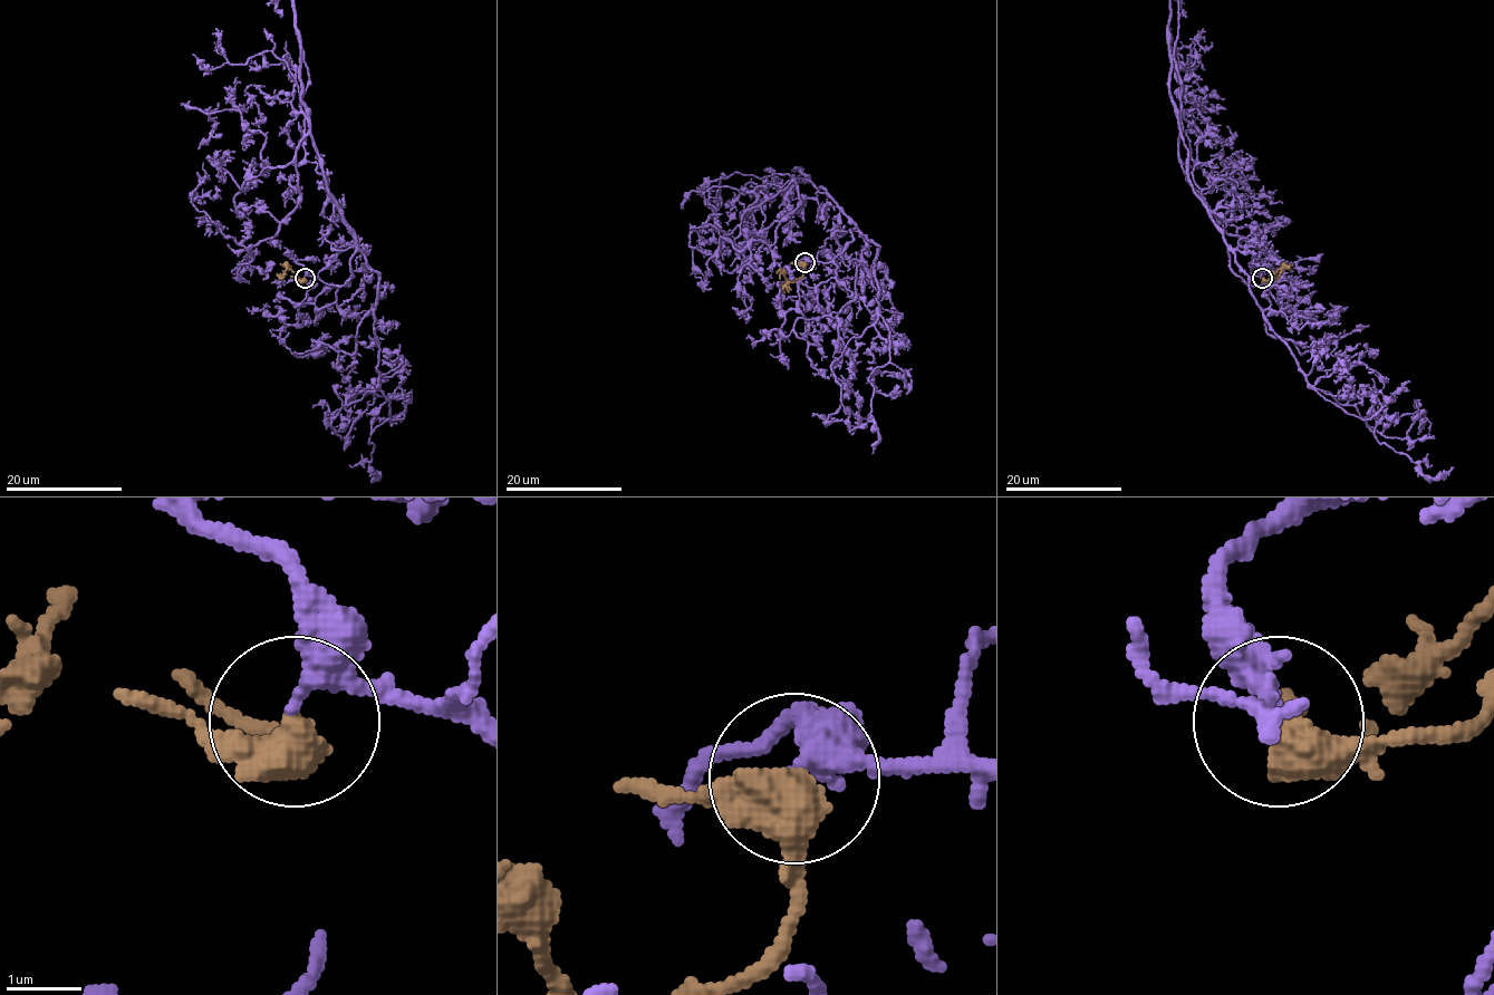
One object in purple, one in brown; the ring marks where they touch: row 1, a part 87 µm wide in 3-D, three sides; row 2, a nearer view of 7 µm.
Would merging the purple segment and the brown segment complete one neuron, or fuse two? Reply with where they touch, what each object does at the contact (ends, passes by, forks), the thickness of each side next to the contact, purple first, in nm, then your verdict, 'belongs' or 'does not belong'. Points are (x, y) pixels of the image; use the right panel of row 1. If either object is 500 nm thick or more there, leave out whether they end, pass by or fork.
(1262, 278) | purple passes by | brown passes by | 240/480 nm | belongs

